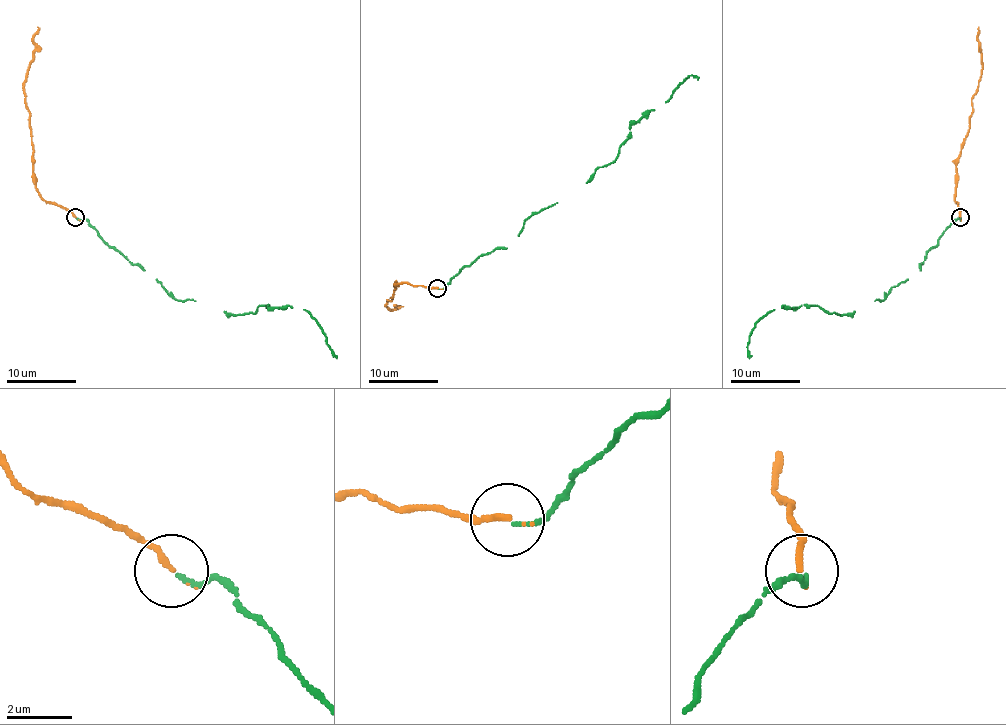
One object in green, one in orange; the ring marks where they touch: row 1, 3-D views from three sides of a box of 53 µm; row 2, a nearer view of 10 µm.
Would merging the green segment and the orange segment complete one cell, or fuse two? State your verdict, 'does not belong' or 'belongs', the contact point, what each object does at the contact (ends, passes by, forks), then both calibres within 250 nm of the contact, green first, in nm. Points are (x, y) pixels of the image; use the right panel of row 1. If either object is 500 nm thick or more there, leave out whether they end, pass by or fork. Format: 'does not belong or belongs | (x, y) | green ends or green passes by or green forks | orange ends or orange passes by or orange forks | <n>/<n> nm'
belongs | (960, 217) | green ends | orange ends | 120/190 nm

